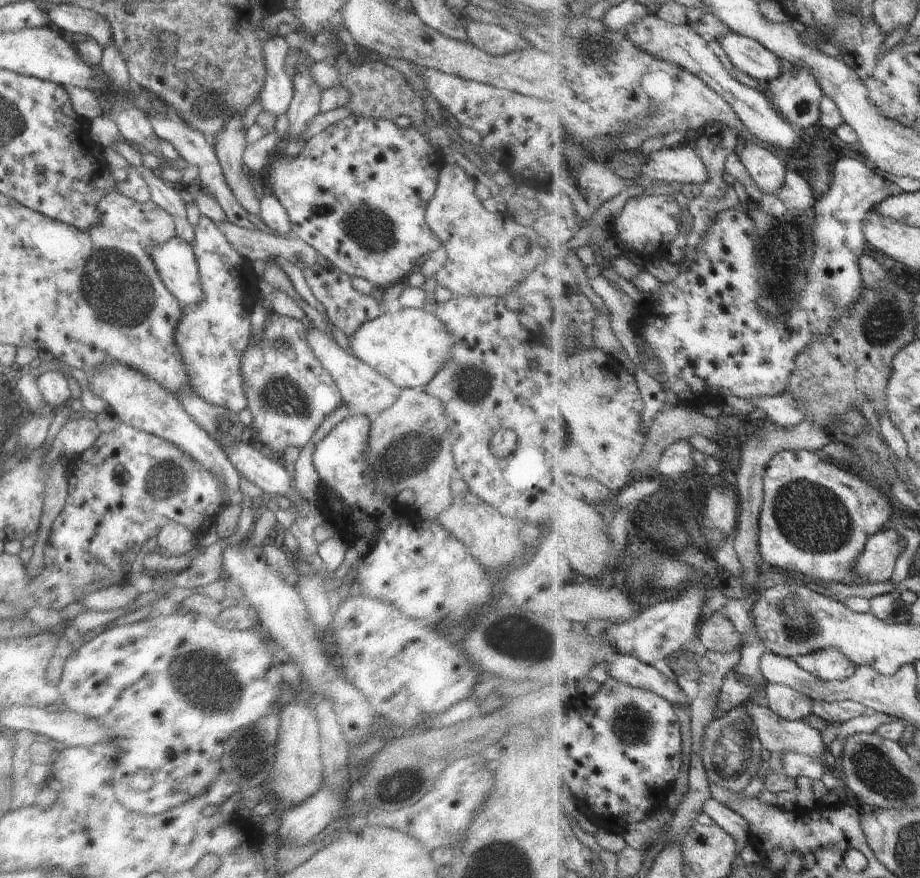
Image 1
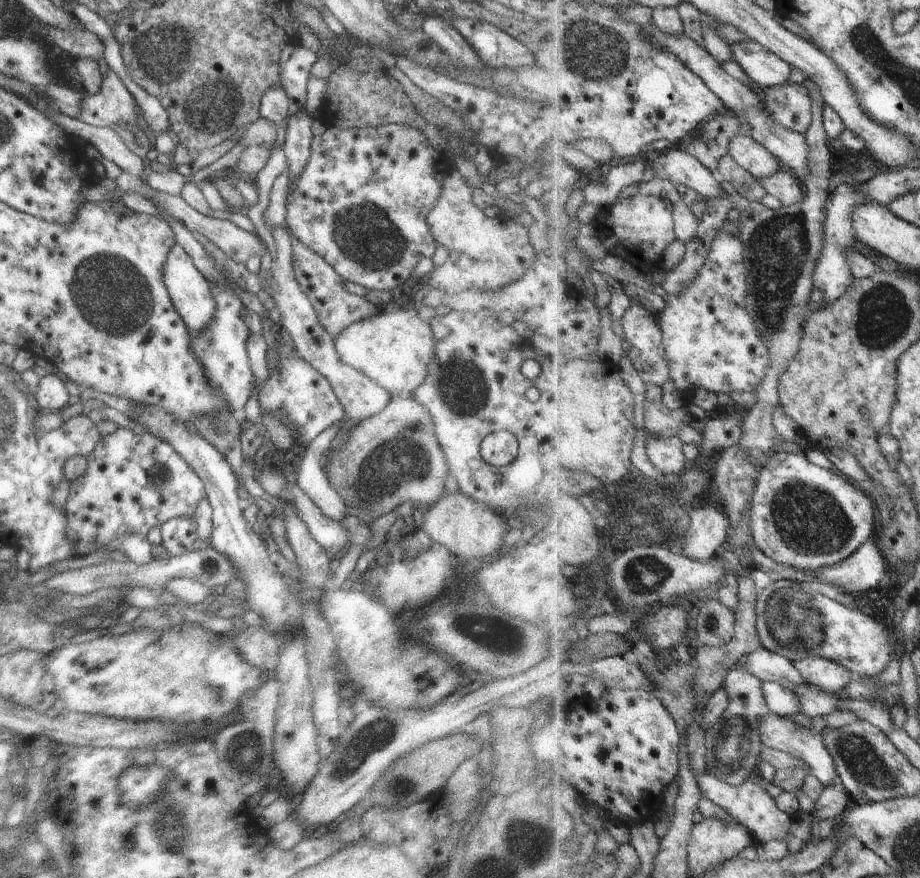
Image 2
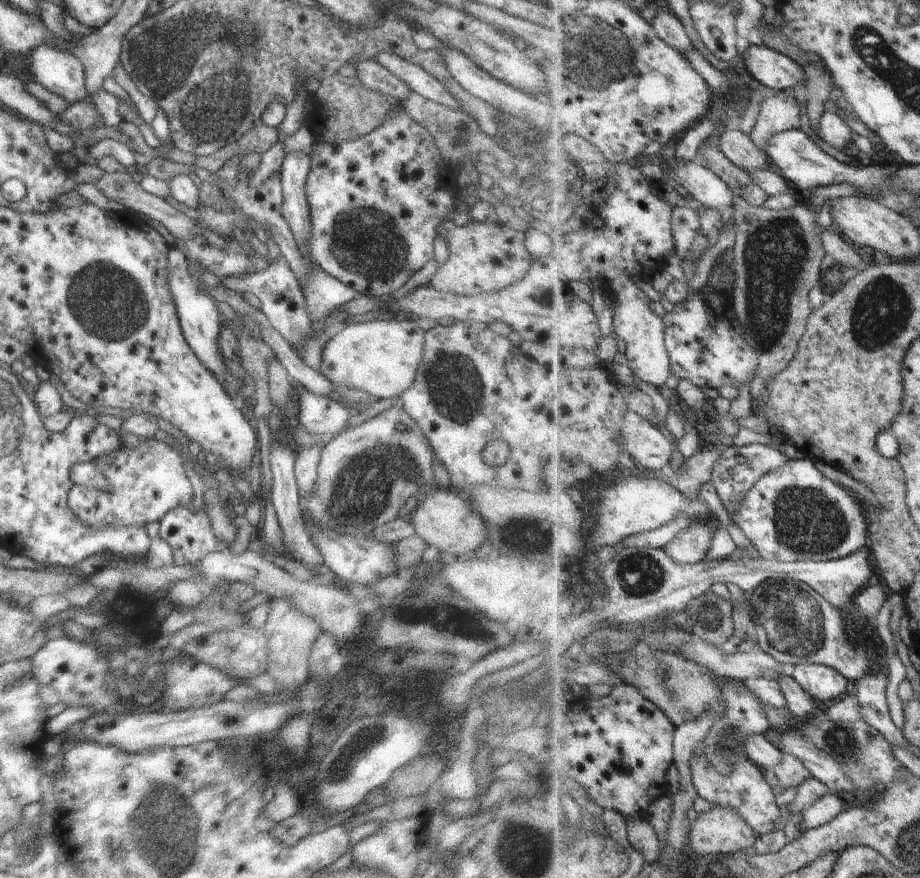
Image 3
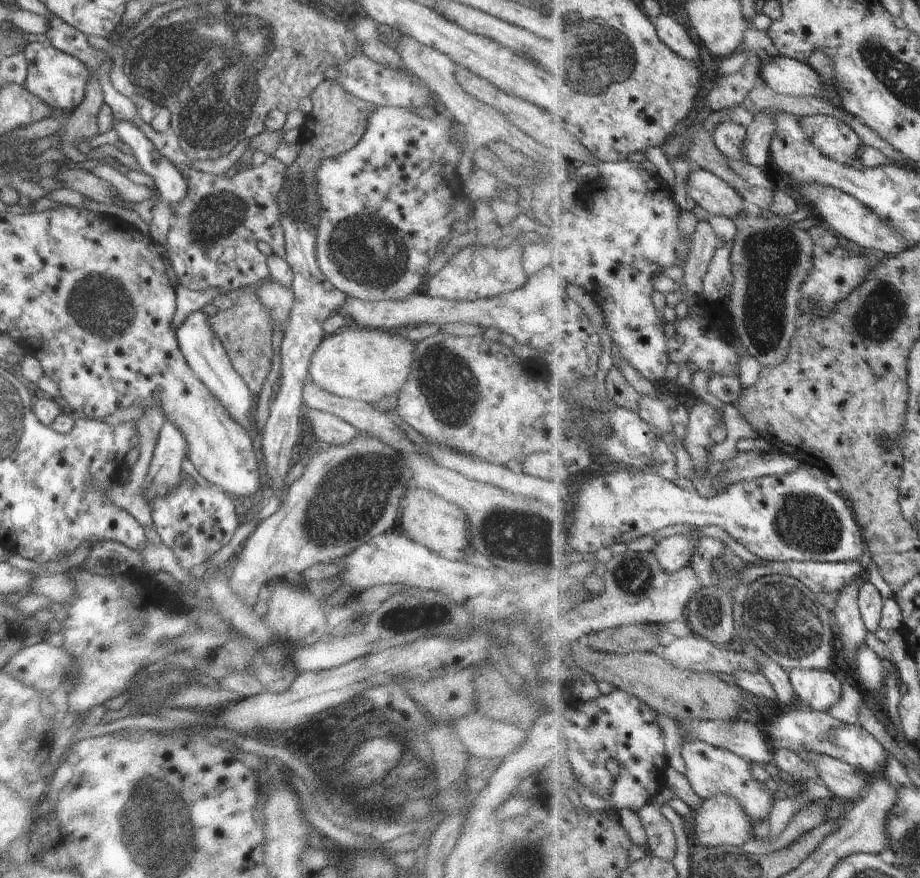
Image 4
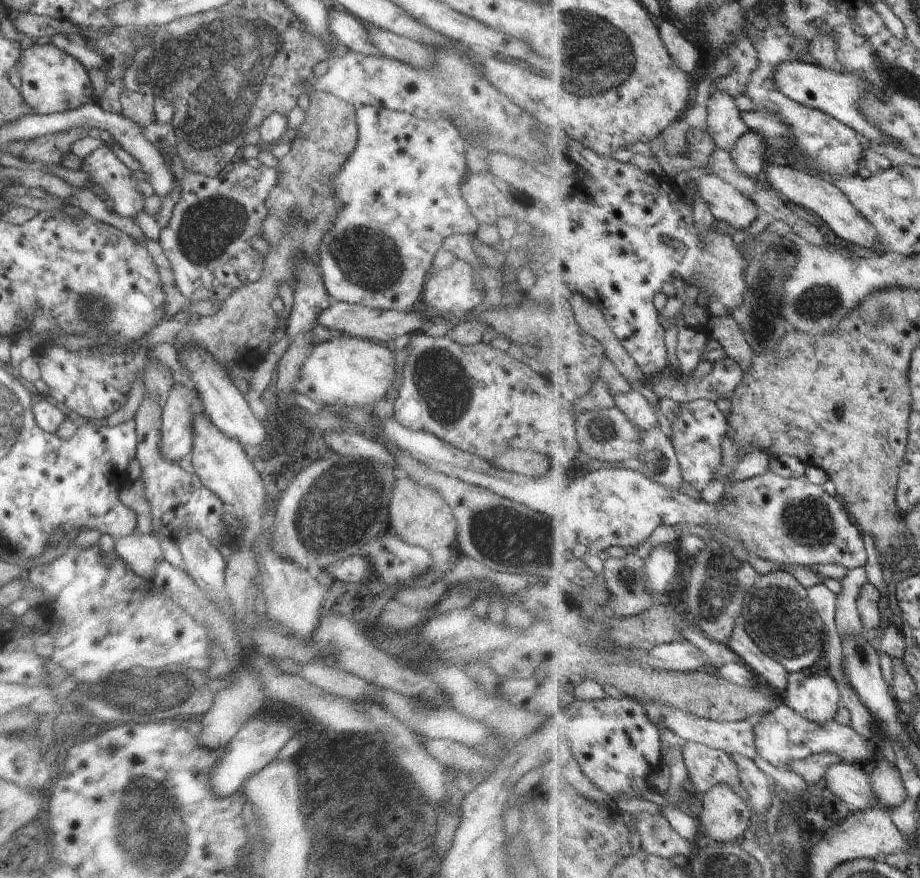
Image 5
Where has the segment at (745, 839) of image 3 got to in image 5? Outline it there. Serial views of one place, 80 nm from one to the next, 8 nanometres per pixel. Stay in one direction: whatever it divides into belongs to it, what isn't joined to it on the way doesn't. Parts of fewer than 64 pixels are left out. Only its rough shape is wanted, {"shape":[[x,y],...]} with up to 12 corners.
{"shape":[[729,784],[700,798],[698,820],[709,839],[750,836],[753,812]]}

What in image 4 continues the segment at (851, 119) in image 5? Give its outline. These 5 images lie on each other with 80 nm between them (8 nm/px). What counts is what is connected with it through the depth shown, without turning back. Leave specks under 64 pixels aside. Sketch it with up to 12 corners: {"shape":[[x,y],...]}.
{"shape":[[760,60],[759,74],[777,94],[808,96],[839,109],[843,92],[803,61]]}

